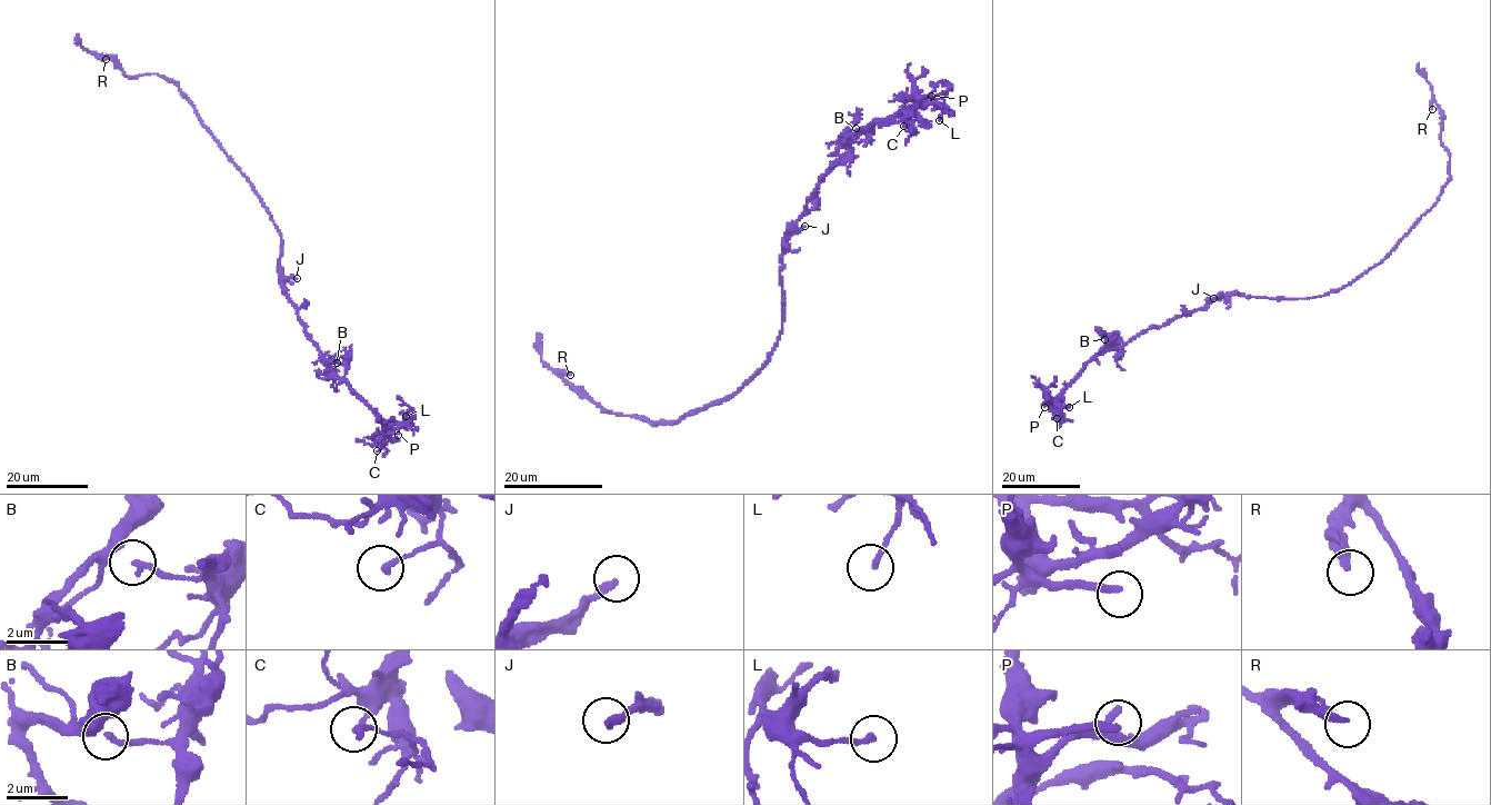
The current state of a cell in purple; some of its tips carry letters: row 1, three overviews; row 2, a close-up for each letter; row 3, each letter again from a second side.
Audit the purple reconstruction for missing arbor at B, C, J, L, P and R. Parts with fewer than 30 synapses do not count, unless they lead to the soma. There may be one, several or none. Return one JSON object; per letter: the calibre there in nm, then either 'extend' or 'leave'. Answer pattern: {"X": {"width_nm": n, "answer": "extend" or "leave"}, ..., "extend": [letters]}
{"B": {"width_nm": 170, "answer": "leave"}, "C": {"width_nm": 180, "answer": "leave"}, "J": {"width_nm": 220, "answer": "leave"}, "L": {"width_nm": 180, "answer": "leave"}, "P": {"width_nm": 260, "answer": "extend"}, "R": {"width_nm": 280, "answer": "leave"}, "extend": ["P"]}

